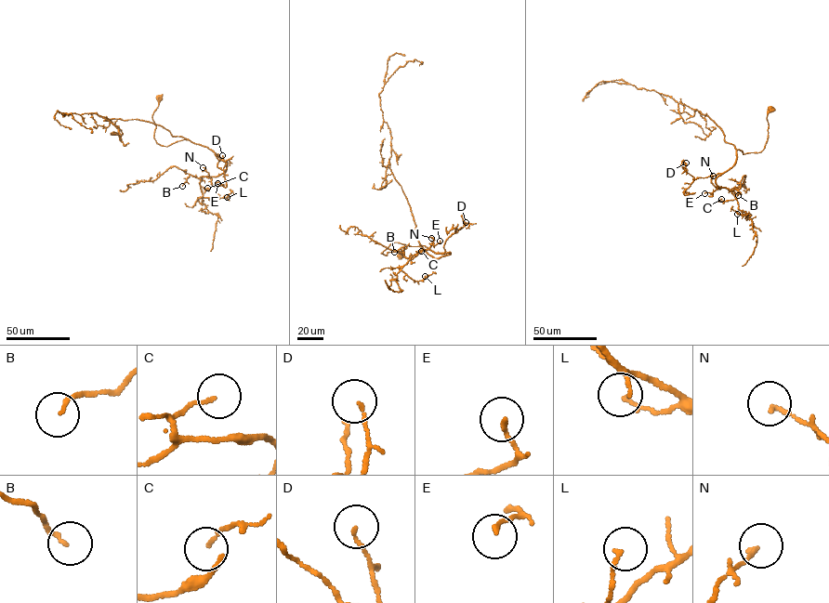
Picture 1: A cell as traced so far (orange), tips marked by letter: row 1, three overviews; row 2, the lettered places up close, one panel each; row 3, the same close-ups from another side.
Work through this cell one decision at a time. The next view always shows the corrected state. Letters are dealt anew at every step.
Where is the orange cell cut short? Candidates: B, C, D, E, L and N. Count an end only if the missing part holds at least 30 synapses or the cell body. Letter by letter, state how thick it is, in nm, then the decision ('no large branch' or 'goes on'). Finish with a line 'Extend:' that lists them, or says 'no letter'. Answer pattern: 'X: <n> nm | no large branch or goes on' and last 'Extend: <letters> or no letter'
B: 110 nm | no large branch
C: 100 nm | no large branch
D: 100 nm | no large branch
E: 150 nm | no large branch
L: 110 nm | no large branch
N: 110 nm | no large branch
Extend: no letter

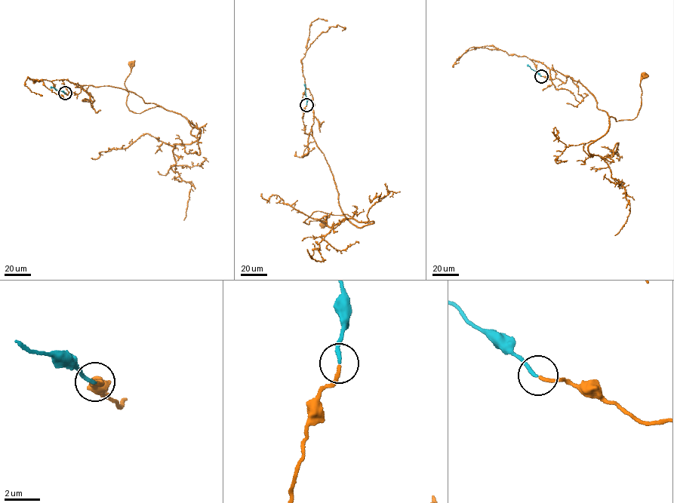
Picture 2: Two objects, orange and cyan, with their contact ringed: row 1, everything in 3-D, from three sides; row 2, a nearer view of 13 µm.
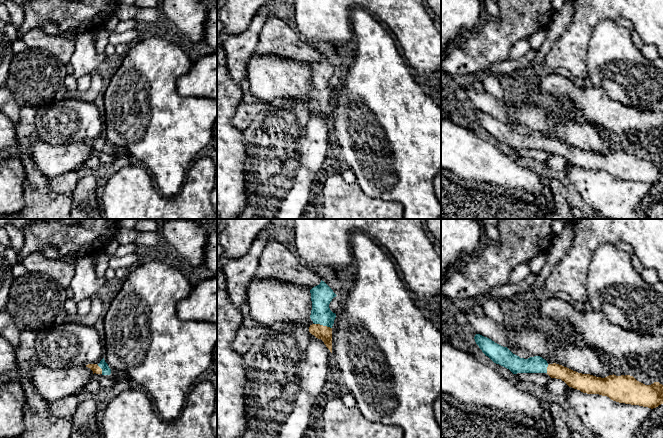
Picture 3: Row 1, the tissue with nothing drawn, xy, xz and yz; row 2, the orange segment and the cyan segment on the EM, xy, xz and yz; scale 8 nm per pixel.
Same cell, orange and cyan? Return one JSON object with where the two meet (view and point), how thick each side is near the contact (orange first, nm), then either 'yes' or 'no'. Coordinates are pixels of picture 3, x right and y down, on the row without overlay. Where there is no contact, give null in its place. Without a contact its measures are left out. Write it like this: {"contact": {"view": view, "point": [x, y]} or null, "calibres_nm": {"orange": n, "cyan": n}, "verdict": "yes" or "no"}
{"contact": {"view": "xz", "point": [322, 101]}, "calibres_nm": {"orange": 120, "cyan": 180}, "verdict": "yes"}

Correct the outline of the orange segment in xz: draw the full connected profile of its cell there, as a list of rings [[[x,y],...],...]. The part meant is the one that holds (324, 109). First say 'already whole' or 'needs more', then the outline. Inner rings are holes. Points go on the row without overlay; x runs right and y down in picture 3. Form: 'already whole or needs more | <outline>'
needs more | [[[321,56],[320,60],[310,66],[312,86],[310,94],[313,100],[309,103],[309,108],[316,114],[321,115],[332,129],[332,102],[336,94],[329,80],[337,71],[333,66]]]

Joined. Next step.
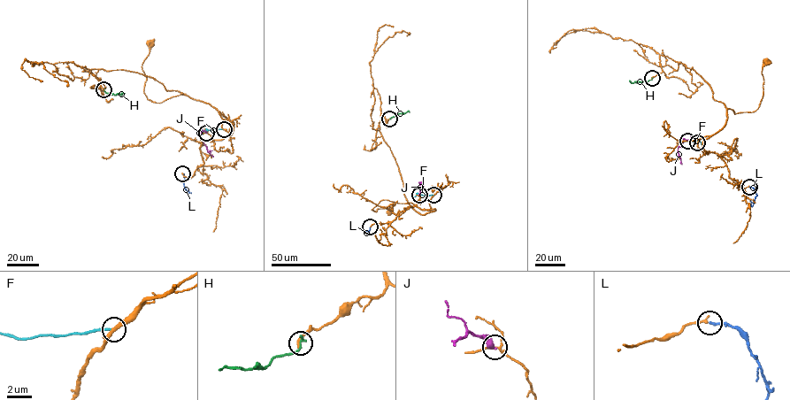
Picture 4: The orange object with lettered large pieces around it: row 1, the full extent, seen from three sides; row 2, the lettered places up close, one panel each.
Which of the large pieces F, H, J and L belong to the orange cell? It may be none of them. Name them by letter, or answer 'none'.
L

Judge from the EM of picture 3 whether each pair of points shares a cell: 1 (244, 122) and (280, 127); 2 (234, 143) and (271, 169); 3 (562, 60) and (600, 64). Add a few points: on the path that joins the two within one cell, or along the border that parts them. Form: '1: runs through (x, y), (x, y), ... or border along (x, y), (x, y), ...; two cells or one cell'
1: border along (264, 104), (261, 111), (243, 131); two cells
2: border along (242, 131), (245, 146), (244, 174); two cells
3: border along (590, 39), (587, 45), (586, 76); two cells

